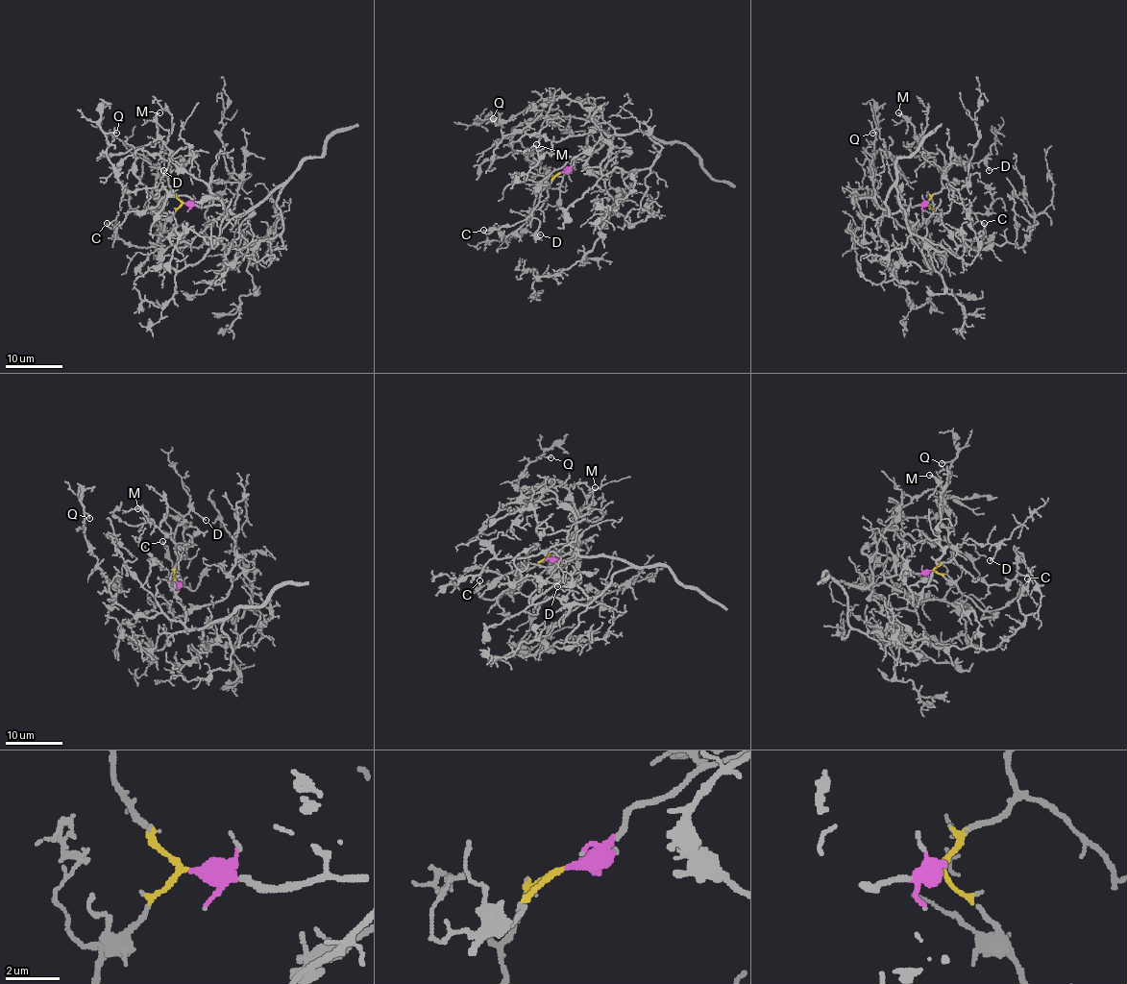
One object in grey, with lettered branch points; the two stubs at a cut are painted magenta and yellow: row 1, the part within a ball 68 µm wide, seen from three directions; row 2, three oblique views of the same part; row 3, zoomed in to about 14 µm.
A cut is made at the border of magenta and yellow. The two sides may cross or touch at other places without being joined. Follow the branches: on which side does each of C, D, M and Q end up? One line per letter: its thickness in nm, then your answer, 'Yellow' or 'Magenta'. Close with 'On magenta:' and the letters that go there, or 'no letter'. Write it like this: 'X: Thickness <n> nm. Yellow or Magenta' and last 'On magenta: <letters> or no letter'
C: Thickness 140 nm. Yellow
D: Thickness 140 nm. Yellow
M: Thickness 160 nm. Yellow
Q: Thickness 120 nm. Magenta
On magenta: Q

